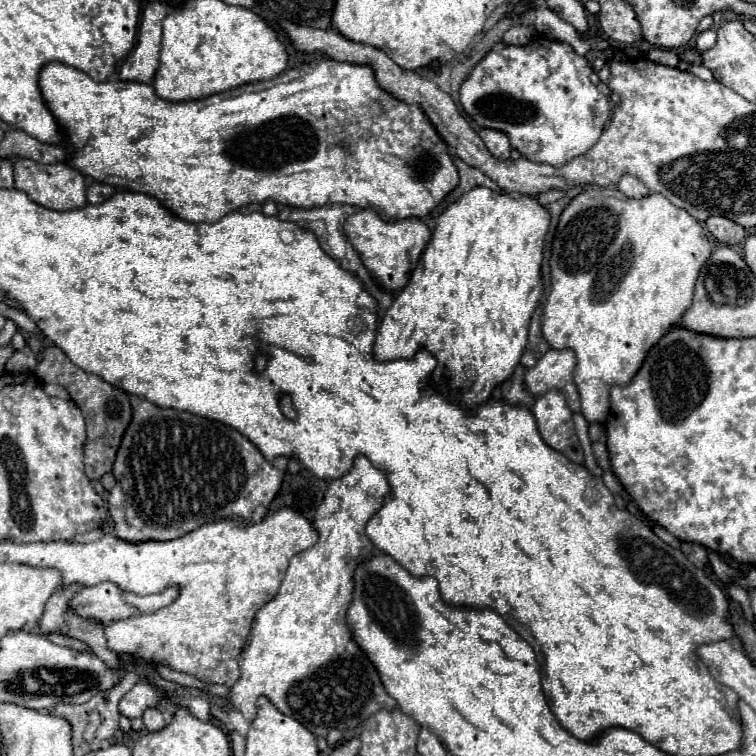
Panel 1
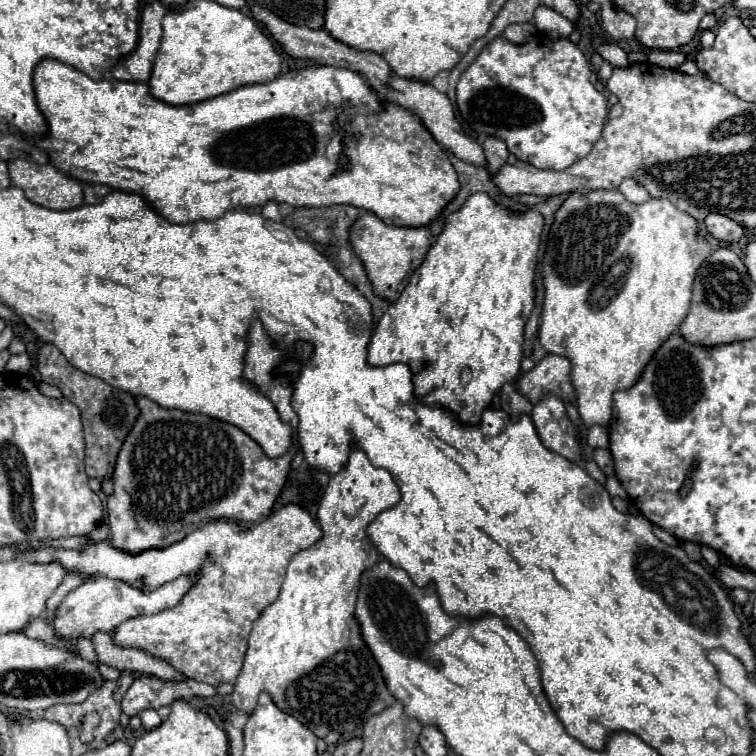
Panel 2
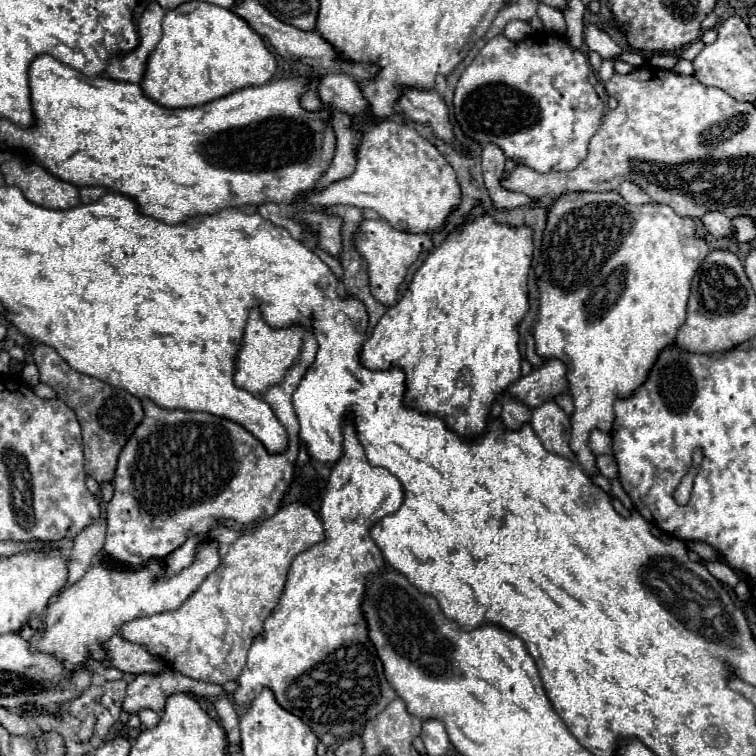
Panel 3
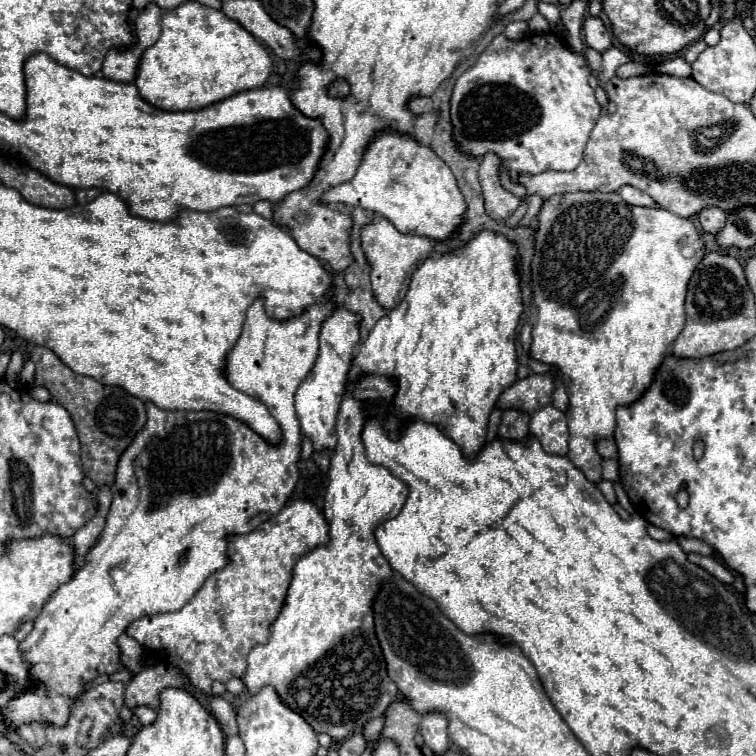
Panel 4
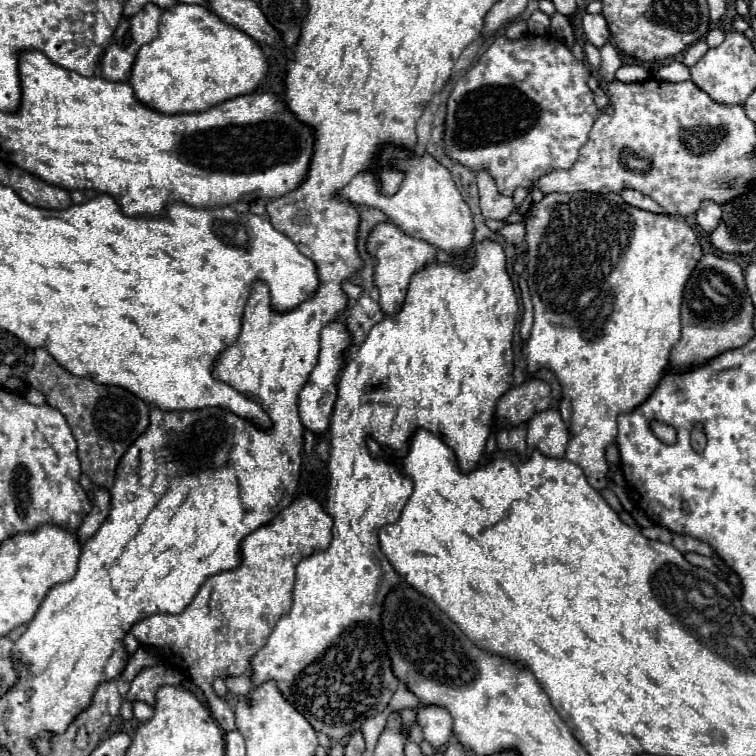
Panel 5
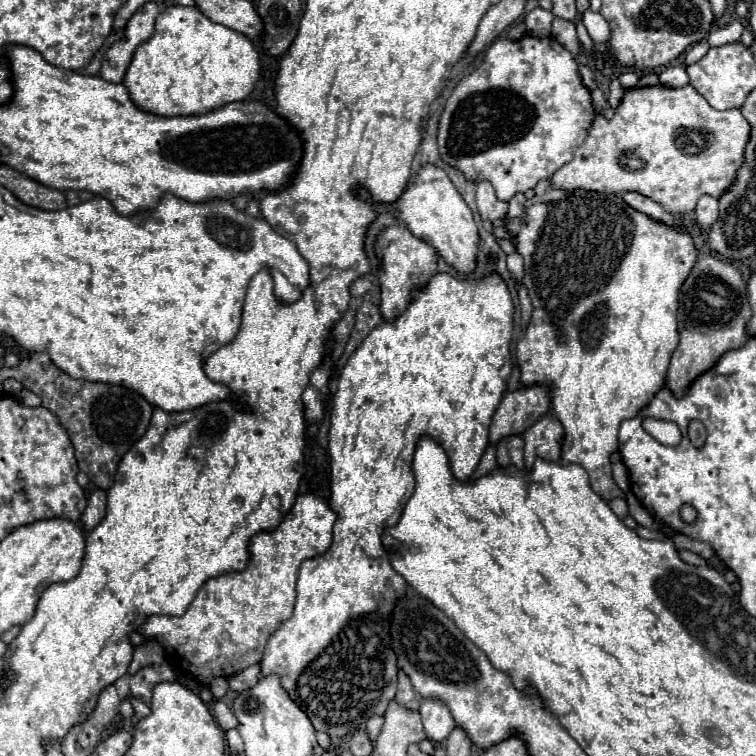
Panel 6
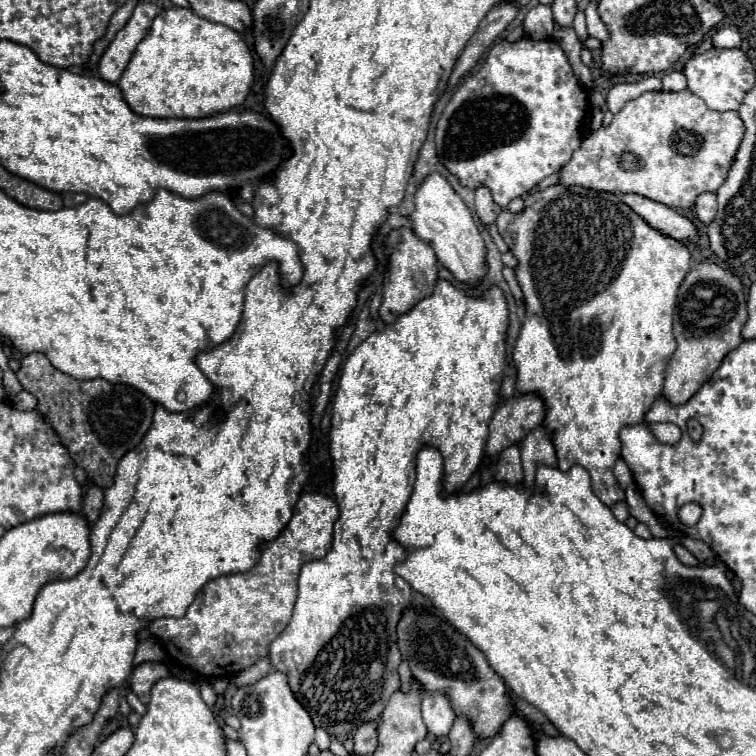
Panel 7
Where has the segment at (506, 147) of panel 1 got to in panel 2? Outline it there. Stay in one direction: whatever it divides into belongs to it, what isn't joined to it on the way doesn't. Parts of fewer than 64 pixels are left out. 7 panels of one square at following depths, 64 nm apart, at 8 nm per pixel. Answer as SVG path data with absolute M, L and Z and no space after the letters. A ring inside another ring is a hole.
M488 136L484 140L484 152L486 152L490 174L496 174L496 168L500 168L500 164L504 164L510 154L506 148L506 142L500 138L494 138L494 136Z

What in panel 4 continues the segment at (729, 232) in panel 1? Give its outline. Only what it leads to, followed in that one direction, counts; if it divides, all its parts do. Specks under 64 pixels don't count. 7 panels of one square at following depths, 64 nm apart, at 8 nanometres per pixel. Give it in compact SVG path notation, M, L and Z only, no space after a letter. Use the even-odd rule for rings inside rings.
M706 208L704 212L698 214L698 220L706 232L716 236L726 224L726 212L720 208Z

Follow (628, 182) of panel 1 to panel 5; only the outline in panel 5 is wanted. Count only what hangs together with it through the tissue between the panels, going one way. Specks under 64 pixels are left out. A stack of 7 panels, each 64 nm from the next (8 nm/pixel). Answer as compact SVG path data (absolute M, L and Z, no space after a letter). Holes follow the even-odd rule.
M626 188L626 190L620 192L620 196L624 198L626 204L632 204L632 206L636 206L636 208L644 208L644 210L648 210L648 212L662 212L662 208L660 208L650 196L646 196L646 194L638 192L638 190Z

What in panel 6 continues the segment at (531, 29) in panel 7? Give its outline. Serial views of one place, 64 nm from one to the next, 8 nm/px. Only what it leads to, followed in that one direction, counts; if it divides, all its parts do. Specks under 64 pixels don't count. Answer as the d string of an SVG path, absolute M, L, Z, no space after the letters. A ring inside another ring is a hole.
M534 8L532 12L526 14L526 28L532 36L536 38L544 38L550 34L552 30L552 20L554 20L554 14L544 10L544 8Z

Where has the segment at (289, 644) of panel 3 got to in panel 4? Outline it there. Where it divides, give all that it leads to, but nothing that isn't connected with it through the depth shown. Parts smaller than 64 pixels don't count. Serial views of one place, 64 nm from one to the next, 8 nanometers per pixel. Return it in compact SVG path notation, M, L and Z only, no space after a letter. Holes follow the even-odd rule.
M346 396L340 406L336 434L338 446L330 462L330 484L324 498L324 518L328 522L330 542L316 546L308 554L300 556L292 570L292 580L286 592L284 606L278 618L270 624L270 638L266 644L256 644L248 654L248 668L242 676L246 692L258 694L262 686L274 686L280 700L300 714L316 732L326 732L334 740L344 740L364 730L364 724L382 716L388 704L396 698L398 688L386 674L384 656L374 634L372 620L372 592L376 584L392 576L392 568L382 556L374 530L384 520L394 518L408 498L408 486L390 474L384 466L370 464L360 440L364 420L370 414L380 414L380 408L364 408L360 400Z

